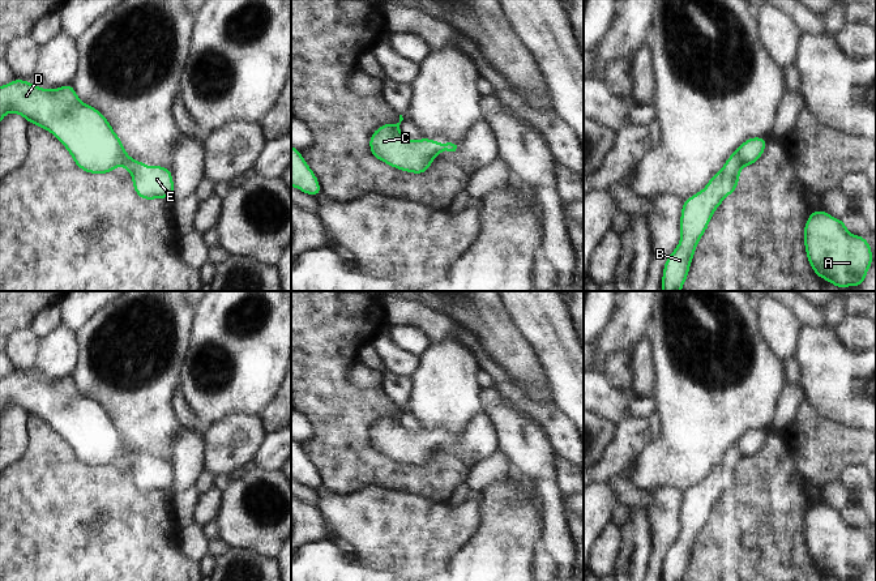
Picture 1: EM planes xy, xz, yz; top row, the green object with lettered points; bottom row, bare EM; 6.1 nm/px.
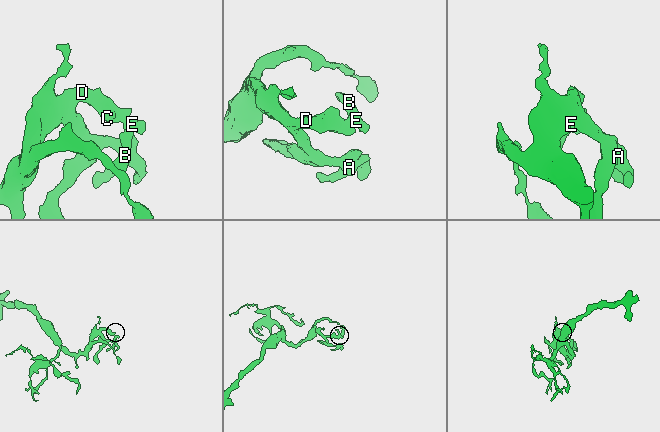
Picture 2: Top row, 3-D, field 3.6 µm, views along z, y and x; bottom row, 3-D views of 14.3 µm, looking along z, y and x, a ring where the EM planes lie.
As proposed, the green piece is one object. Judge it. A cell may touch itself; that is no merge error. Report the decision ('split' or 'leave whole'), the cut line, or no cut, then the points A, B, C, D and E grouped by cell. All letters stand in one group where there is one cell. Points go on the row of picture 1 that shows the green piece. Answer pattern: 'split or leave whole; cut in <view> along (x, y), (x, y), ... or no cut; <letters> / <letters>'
leave whole; no cut; A B C D E

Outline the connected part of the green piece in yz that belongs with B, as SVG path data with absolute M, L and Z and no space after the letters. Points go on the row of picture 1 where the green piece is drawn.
M752 137L744 141L727 159L722 170L713 175L704 191L684 200L679 227L681 239L666 259L662 291L680 291L689 273L695 249L704 235L714 210L731 195L739 183L739 171L759 161L768 140Z

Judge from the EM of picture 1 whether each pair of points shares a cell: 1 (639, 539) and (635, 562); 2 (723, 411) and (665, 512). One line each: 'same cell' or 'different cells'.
1: same cell
2: different cells

